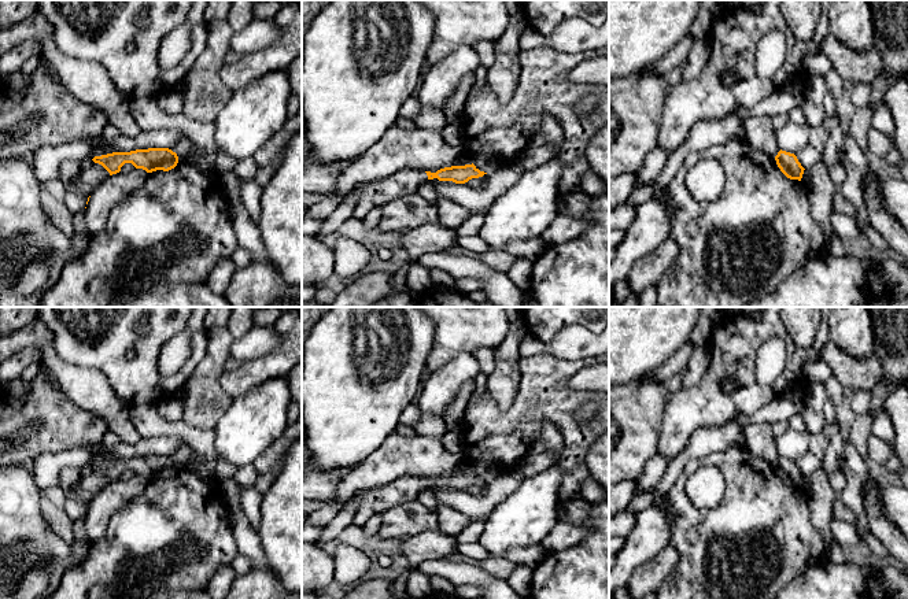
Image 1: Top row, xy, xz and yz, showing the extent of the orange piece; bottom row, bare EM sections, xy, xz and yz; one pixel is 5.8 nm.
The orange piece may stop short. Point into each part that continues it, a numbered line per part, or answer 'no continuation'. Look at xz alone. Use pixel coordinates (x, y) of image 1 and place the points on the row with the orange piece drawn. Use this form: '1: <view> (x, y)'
1: xz (375, 193)

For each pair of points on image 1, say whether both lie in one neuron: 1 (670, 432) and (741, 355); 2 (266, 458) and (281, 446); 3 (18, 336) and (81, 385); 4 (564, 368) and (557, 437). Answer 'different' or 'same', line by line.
1: same
2: same
3: same
4: different

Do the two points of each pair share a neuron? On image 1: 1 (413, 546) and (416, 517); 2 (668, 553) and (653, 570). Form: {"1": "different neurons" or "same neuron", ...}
{"1": "different neurons", "2": "same neuron"}

